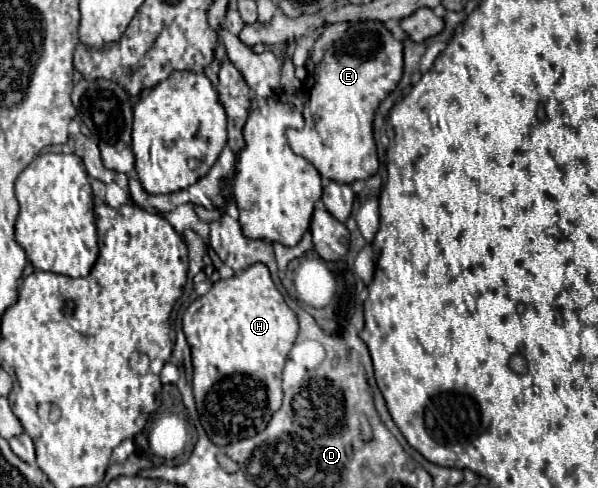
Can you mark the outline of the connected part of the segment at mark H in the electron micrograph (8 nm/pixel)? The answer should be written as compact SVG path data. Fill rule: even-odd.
M252 264L232 278L214 282L208 294L196 298L188 306L182 318L182 328L192 348L196 406L210 440L218 446L226 446L262 432L270 416L282 404L282 368L298 334L296 314L288 308L284 296L274 286L268 268L264 268L264 264Z

